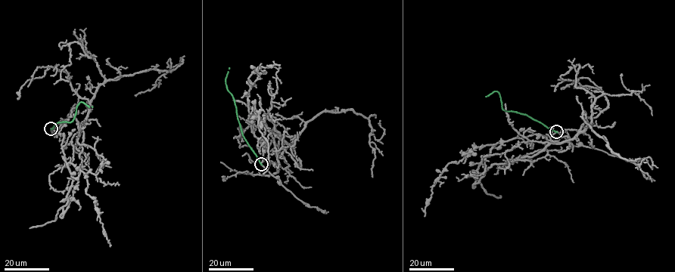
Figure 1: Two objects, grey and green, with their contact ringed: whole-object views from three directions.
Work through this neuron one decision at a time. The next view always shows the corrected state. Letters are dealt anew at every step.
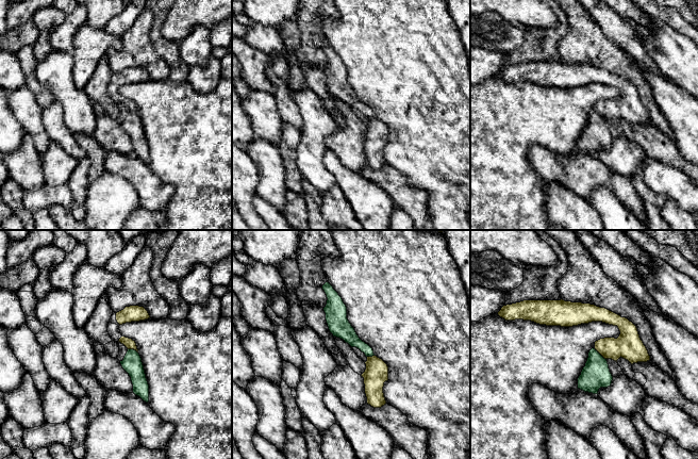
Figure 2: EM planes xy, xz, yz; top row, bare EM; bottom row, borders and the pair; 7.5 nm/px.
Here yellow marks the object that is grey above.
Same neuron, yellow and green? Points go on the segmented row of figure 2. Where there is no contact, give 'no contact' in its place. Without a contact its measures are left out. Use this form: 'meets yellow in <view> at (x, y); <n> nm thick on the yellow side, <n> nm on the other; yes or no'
meets yellow in yz at (600, 354); 200 nm thick on the yellow side, 220 nm on the other; no

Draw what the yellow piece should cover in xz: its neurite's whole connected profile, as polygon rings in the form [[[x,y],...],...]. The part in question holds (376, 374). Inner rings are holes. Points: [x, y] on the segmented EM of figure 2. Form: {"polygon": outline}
{"polygon": [[[377,356],[367,357],[366,370],[361,375],[364,378],[367,404],[373,408],[381,408],[386,404],[383,387],[388,380],[388,366]]]}

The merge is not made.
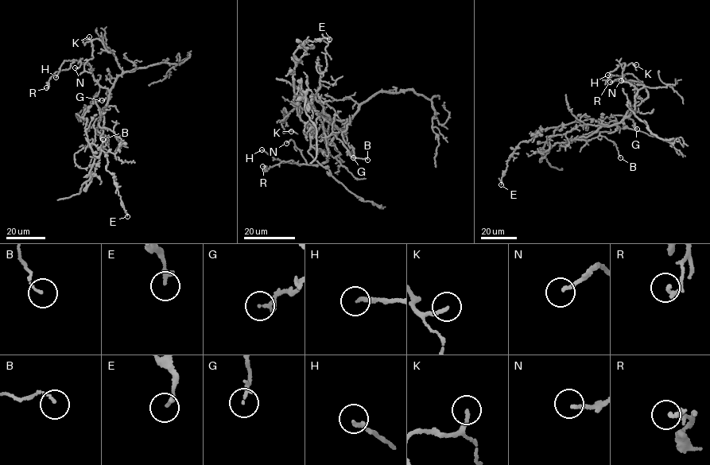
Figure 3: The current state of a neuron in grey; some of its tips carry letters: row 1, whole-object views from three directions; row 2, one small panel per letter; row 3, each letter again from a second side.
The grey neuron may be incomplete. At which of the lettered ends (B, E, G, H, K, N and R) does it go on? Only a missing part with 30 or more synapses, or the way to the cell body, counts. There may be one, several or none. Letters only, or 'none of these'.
none of these

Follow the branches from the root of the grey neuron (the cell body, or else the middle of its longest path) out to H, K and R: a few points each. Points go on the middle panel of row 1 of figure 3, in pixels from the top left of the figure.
H: (316, 99), (330, 122), (341, 130), (327, 144), (329, 155), (326, 161), (317, 164), (282, 162), (261, 149)
K: (316, 99), (330, 122), (343, 129), (347, 119), (329, 122), (308, 106), (285, 114), (283, 132), (291, 131)
R: (316, 99), (330, 122), (341, 130), (327, 144), (326, 161), (298, 164), (291, 160), (262, 166)

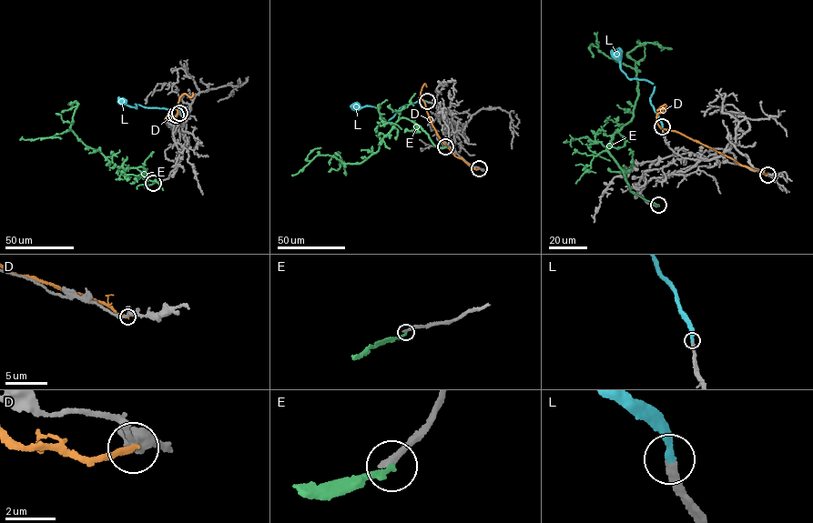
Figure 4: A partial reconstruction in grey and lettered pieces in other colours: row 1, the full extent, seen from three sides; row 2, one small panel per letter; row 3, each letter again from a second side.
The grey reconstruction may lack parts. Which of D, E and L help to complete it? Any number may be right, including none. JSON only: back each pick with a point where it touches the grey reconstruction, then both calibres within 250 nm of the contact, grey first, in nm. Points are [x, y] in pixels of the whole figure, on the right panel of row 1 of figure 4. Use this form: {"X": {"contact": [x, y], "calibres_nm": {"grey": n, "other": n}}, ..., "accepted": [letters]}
{"L": {"contact": [662, 126], "calibres_nm": {"grey": 280, "other": 280}}, "accepted": ["L"]}

